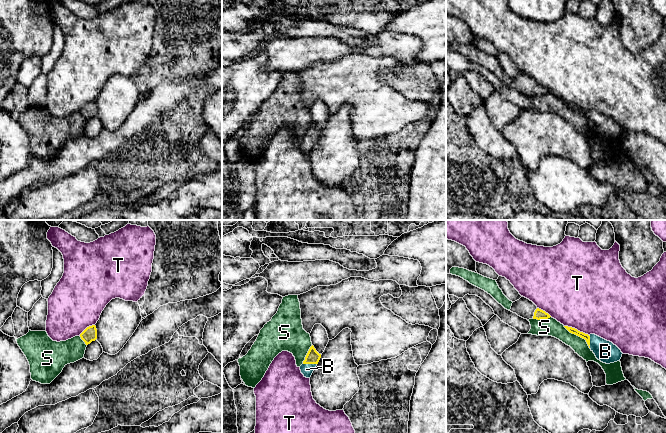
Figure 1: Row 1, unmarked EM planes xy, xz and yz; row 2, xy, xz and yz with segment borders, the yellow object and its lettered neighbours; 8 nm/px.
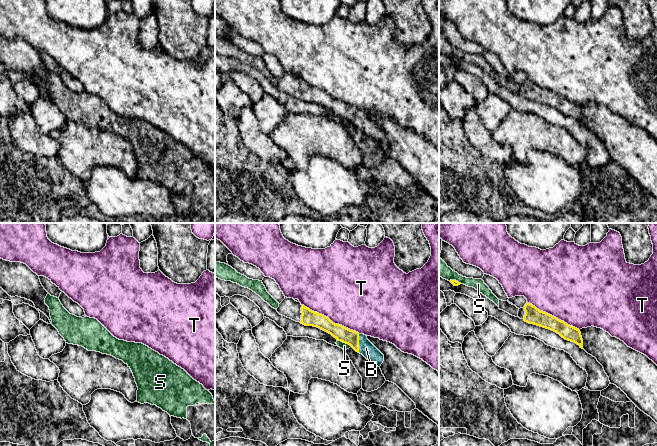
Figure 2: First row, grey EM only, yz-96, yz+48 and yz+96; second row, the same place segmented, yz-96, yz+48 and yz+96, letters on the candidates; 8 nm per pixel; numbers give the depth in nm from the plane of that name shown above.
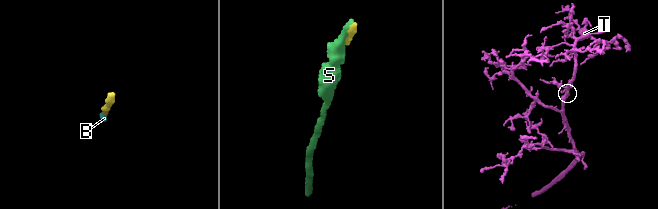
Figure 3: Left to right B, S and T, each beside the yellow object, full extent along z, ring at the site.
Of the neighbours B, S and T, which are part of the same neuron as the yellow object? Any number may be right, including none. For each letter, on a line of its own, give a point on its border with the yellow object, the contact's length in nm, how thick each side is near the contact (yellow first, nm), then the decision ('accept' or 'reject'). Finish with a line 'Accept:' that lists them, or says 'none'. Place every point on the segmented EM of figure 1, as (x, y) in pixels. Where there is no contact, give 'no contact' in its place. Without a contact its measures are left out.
B: xz (310, 363) | 110 nm | 110/100 nm | accept
S: yz (578, 335) | 280 nm | 50/140 nm | reject
T: yz (576, 329) | 220 nm | 50/500 nm | reject
Accept: B

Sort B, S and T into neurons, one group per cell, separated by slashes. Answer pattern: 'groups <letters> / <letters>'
groups B / S / T

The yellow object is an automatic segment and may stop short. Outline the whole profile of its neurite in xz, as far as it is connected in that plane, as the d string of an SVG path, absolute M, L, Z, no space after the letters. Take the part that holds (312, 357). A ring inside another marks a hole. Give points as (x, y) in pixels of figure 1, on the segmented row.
M312 345L303 361L303 364L300 366L301 373L306 378L310 378L314 369L316 368L319 360L321 358L321 354L319 354L314 346Z

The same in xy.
M95 325L87 327L81 334L81 339L86 345L90 344L92 341L97 339L97 329Z

